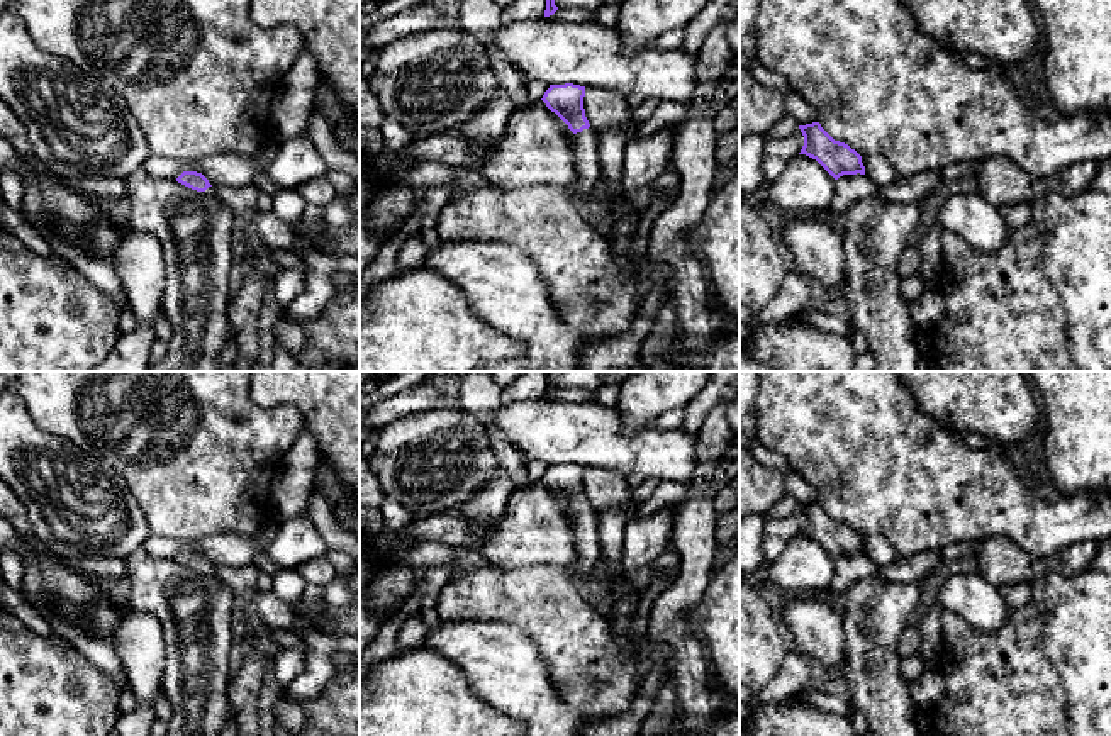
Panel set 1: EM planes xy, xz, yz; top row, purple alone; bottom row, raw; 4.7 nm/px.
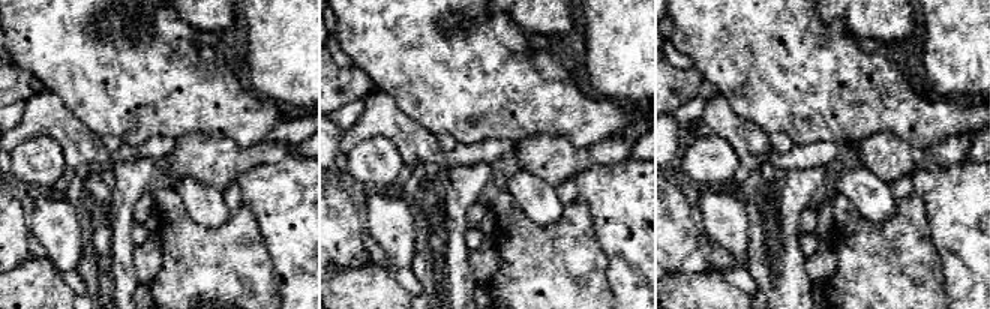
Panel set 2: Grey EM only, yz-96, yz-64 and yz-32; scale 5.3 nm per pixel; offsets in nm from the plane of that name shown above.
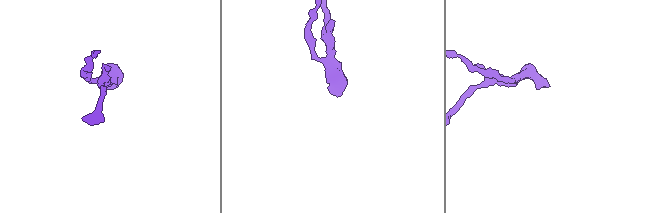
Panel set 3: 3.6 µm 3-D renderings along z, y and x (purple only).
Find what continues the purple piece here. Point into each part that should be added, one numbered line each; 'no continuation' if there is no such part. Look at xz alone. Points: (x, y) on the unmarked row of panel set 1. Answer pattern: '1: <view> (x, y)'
1: xz (586, 531)

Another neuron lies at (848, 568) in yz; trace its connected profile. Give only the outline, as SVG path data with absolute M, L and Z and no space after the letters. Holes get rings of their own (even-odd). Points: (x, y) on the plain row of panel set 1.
M843 555L836 560L829 590L843 594L857 580L868 577L877 577L877 565L867 555Z

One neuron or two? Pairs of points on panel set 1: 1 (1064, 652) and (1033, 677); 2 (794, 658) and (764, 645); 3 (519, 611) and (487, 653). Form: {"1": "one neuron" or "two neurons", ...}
{"1": "two neurons", "2": "two neurons", "3": "two neurons"}

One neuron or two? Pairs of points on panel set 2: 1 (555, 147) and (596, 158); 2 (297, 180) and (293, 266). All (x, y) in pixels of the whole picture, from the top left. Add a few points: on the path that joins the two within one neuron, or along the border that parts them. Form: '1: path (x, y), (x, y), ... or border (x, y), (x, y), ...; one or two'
1: path (566, 158), (585, 158); one
2: path (297, 201), (297, 245); one

